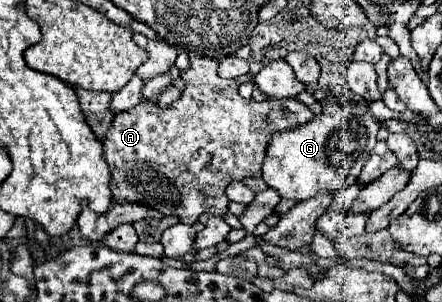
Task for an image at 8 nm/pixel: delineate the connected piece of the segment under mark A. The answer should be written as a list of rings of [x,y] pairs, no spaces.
[[[193,55],[191,67],[181,73],[185,81],[185,91],[173,107],[161,109],[159,105],[153,103],[139,103],[131,111],[115,115],[103,141],[105,161],[111,173],[109,187],[113,193],[113,203],[141,203],[145,207],[157,209],[161,215],[175,215],[185,225],[193,225],[199,219],[199,215],[211,211],[213,215],[225,217],[229,203],[225,187],[231,181],[242,181],[245,177],[259,178],[261,163],[265,159],[265,149],[271,135],[305,125],[311,121],[311,117],[315,117],[309,111],[309,107],[299,103],[297,99],[291,101],[243,99],[237,93],[239,89],[237,81],[223,79],[217,75],[217,63],[219,63],[217,59]]]

